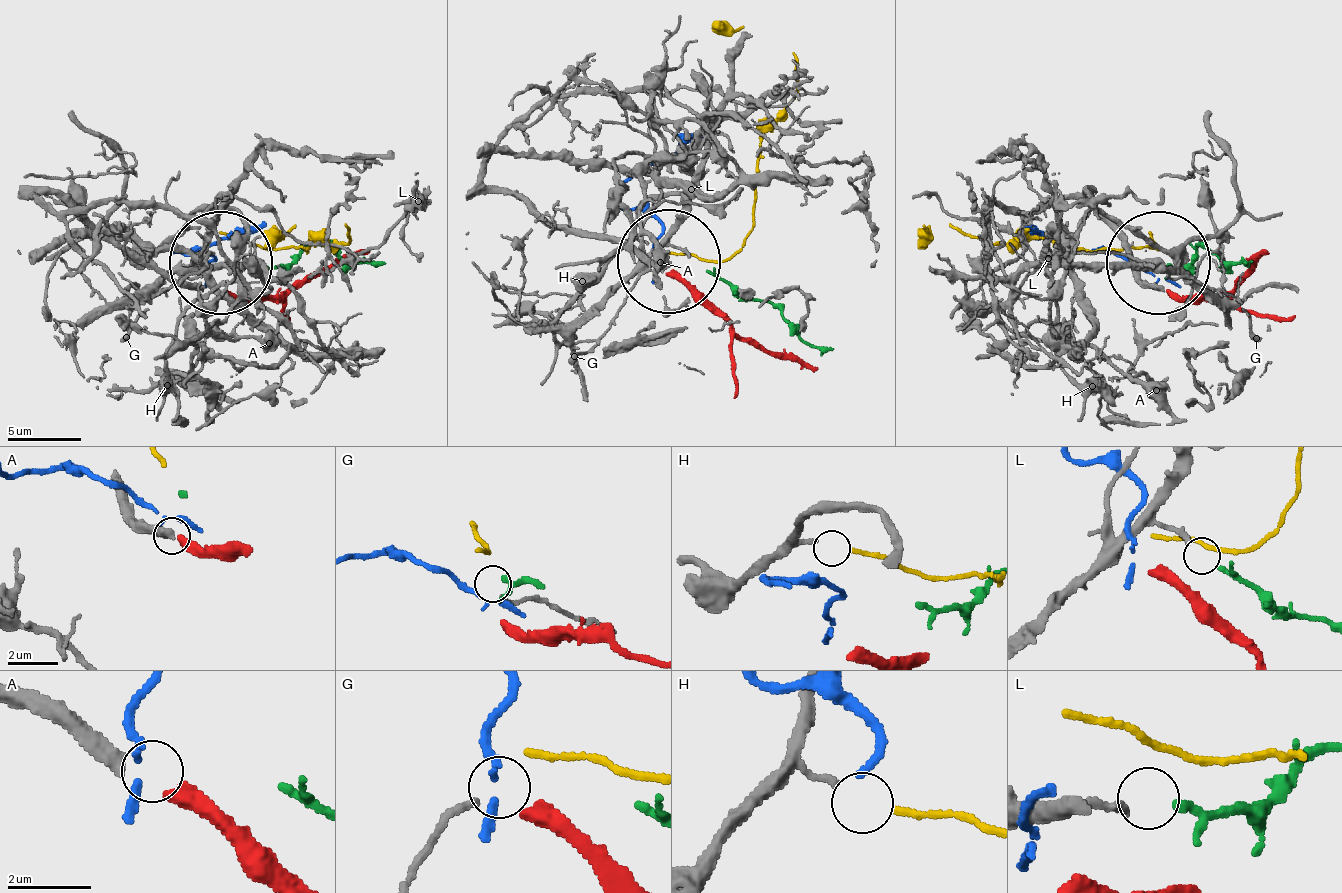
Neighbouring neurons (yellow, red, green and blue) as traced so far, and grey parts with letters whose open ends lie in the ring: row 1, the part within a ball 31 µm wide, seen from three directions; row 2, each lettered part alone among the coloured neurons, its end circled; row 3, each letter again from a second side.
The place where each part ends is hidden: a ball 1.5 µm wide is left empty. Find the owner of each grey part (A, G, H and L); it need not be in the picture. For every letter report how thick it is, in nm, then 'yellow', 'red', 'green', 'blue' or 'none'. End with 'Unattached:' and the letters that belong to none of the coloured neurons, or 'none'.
A: calibre 400 nm; red
G: calibre 170 nm; none
H: calibre 180 nm; yellow
L: calibre 220 nm; green
Unattached: G

